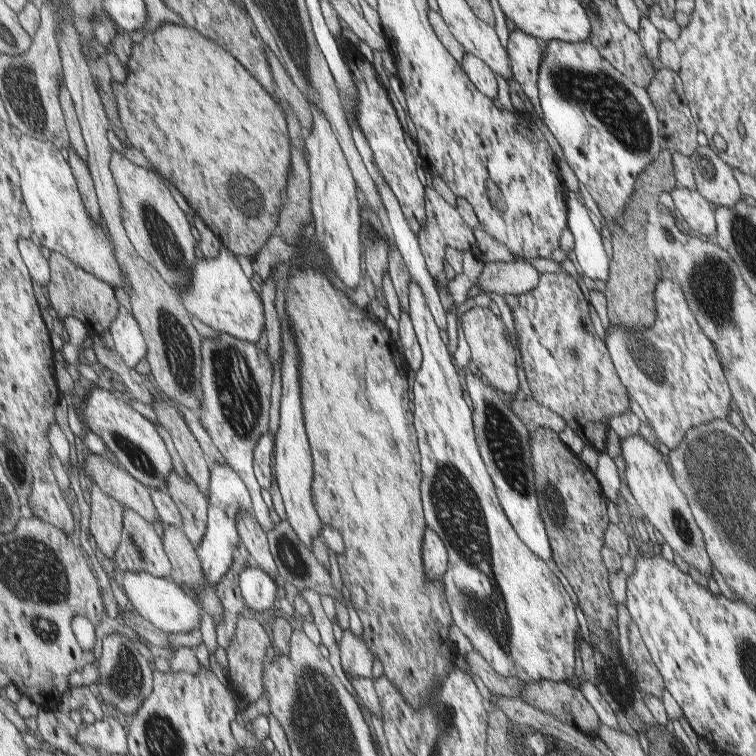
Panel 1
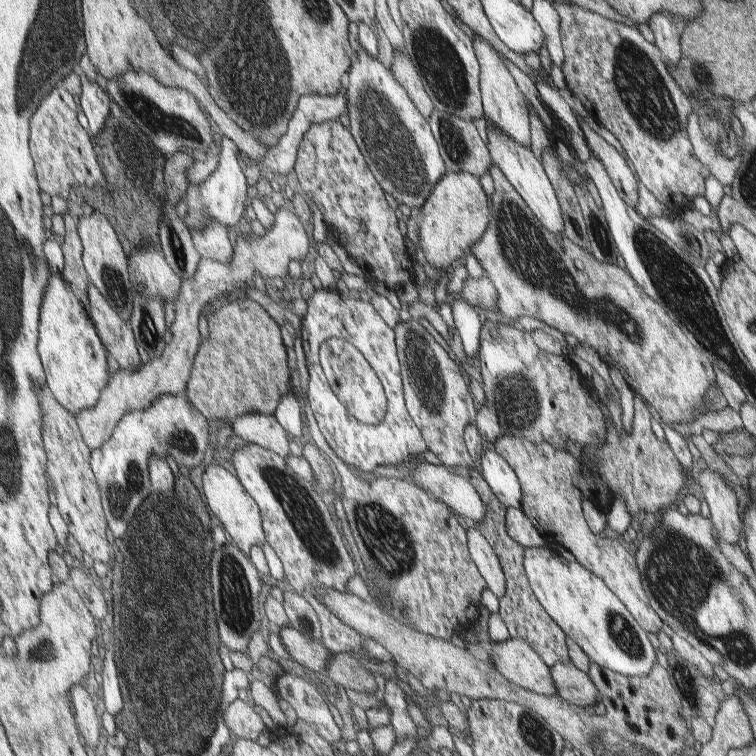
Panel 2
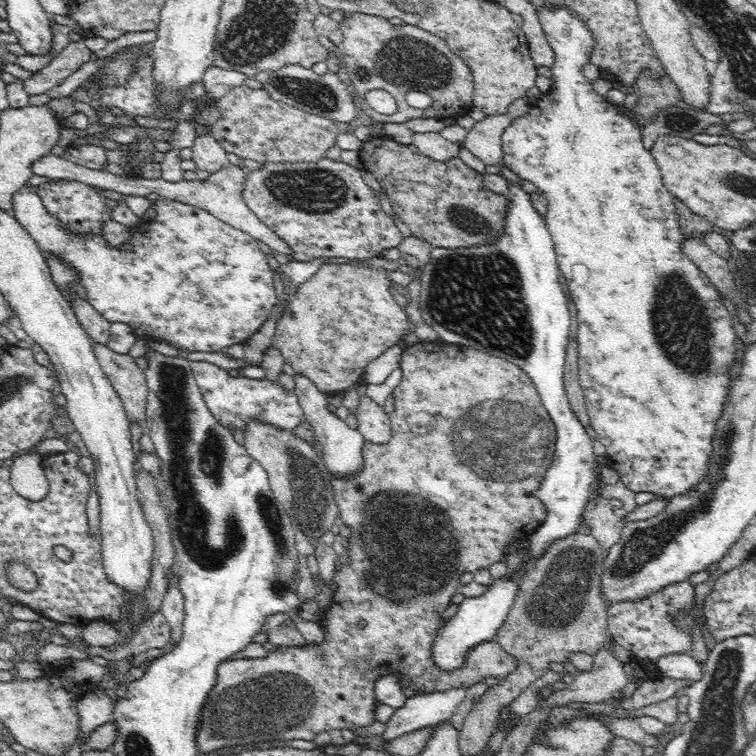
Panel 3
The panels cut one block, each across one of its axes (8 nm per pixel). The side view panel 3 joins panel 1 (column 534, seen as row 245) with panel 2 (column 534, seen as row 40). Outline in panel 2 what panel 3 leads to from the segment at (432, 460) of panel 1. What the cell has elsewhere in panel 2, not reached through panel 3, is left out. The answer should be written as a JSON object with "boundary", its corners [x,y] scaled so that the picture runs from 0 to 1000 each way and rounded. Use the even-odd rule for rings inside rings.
{"boundary":[[[724,724],[692,726],[690,750],[700,775],[726,817],[769,857],[791,882],[828,896],[853,894],[864,876],[866,862],[856,839],[829,810],[800,771],[782,759],[763,742],[751,743]]]}

